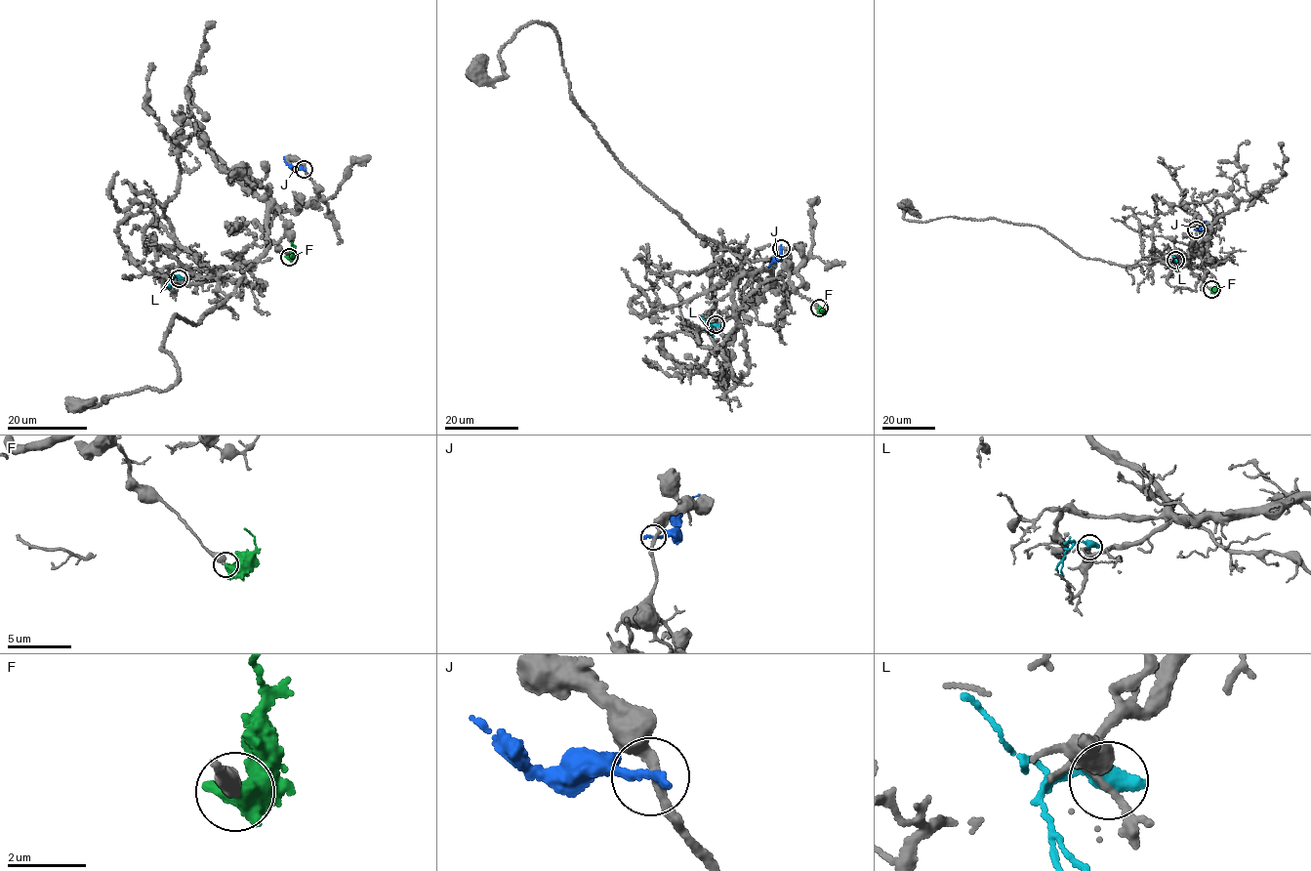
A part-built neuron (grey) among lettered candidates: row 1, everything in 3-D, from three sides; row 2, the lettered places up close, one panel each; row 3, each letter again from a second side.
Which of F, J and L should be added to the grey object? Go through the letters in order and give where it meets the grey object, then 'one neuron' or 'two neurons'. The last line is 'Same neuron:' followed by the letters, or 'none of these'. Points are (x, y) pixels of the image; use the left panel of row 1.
F: (289, 257) | two neurons
J: (304, 169) | two neurons
L: (179, 278) | two neurons
Same neuron: none of these

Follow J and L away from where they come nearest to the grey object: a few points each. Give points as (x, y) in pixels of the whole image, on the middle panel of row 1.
J: (781, 248), (768, 266)
L: (716, 324), (709, 327), (714, 336)

